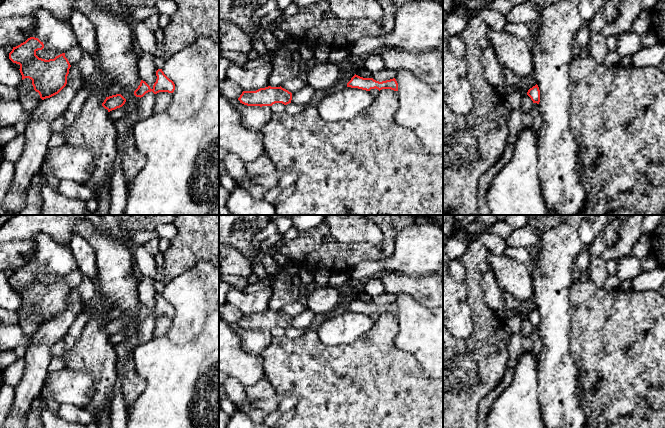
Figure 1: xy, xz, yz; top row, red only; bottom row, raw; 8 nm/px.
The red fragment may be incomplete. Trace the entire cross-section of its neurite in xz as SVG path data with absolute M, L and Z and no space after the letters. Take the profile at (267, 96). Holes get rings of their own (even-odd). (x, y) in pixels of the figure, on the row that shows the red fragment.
M268 86L256 91L243 91L238 100L247 106L272 106L275 103L287 105L291 103L292 93L281 86Z

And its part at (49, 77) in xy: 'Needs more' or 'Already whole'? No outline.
Already whole

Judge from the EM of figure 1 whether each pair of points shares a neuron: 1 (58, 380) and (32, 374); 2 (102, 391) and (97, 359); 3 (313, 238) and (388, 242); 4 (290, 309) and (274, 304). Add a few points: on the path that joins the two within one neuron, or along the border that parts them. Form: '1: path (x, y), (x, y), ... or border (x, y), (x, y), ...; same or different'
1: border (49, 373), (43, 386); different
2: path (102, 383), (102, 367); same
3: path (332, 252), (369, 252); same
4: border (299, 299), (285, 304), (280, 309); different

